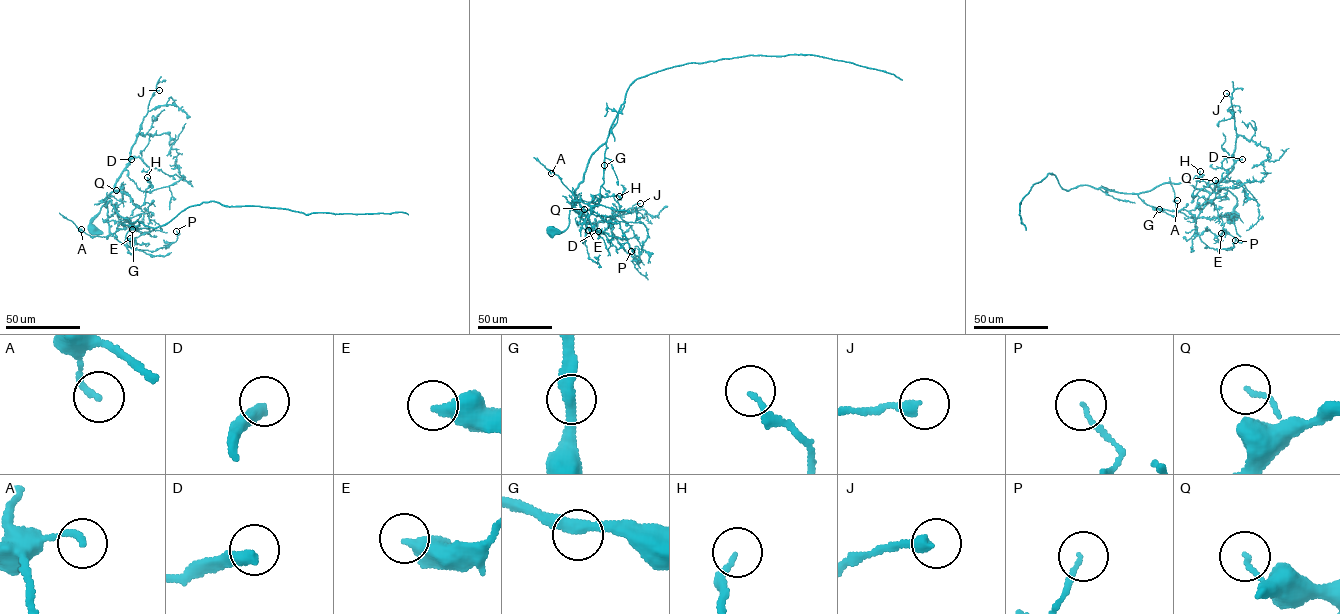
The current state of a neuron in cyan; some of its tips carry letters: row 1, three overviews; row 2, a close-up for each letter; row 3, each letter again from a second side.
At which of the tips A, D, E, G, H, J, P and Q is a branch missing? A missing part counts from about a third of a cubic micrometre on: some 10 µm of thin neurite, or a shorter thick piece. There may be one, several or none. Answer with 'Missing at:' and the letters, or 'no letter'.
Missing at: D

